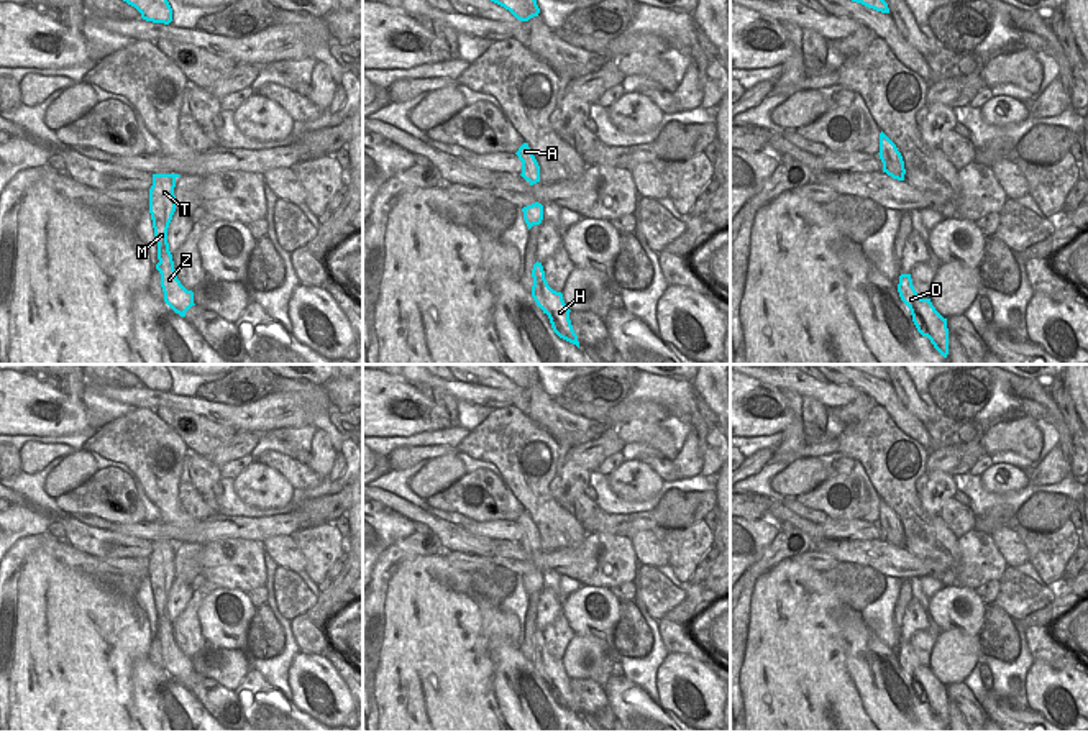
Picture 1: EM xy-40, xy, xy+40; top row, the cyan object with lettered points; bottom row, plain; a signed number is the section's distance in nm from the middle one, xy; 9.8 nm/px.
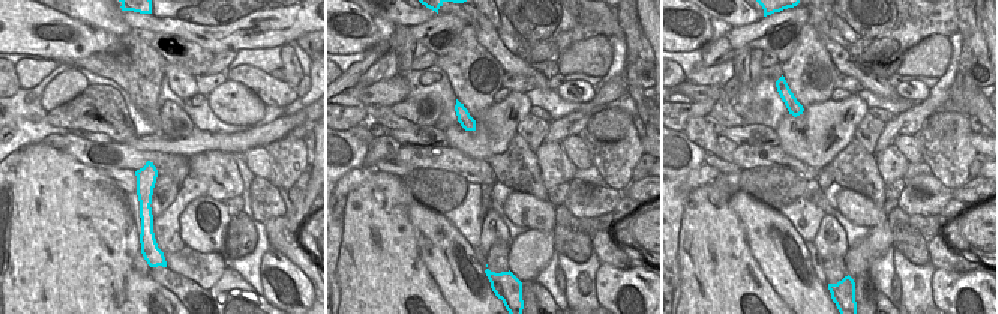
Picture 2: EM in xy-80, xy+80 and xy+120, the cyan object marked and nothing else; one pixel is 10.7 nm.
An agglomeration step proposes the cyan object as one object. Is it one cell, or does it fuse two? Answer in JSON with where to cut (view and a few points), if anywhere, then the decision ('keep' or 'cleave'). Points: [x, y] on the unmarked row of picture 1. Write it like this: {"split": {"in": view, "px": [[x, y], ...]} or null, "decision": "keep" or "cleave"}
{"split": null, "decision": "keep"}

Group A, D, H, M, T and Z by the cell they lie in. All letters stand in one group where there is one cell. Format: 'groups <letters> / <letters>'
groups A D H M T Z

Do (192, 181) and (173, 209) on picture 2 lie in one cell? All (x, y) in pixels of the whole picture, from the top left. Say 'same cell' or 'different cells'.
same cell

